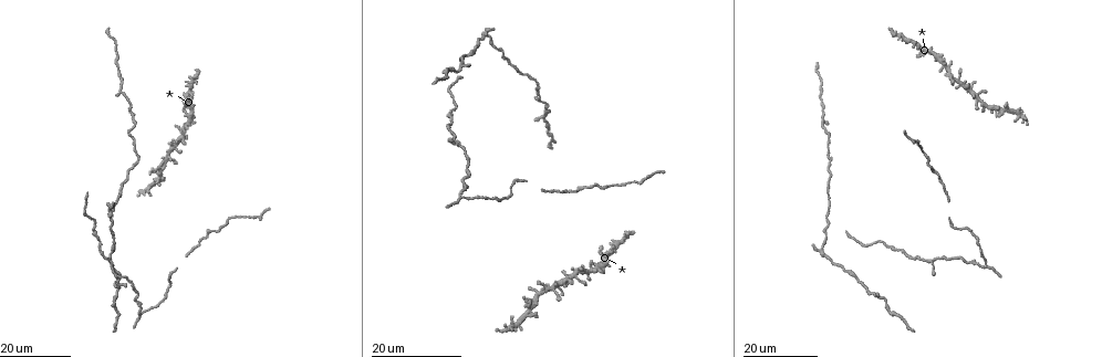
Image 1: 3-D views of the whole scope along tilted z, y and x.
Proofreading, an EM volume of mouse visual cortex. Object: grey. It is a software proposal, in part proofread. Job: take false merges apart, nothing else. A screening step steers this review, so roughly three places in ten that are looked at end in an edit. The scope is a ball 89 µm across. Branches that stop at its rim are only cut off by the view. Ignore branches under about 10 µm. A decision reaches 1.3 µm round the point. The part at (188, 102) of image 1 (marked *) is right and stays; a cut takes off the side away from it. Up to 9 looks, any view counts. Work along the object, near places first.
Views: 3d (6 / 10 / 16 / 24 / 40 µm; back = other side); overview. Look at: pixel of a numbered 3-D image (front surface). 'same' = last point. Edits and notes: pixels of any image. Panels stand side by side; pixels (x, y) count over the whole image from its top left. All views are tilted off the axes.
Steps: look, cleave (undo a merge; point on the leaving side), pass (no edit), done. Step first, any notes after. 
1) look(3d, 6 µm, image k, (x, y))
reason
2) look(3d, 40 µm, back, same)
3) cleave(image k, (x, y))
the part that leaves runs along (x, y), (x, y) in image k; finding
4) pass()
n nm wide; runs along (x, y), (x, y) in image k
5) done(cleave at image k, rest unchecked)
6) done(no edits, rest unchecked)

look(3d, 24 µm, image 1, (183, 136))
four-way junction

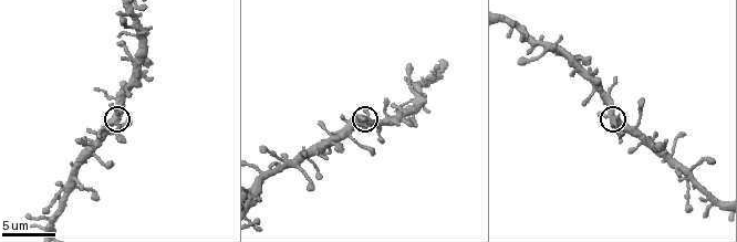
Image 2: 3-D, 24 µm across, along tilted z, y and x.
look(3d, 10 µm, image 2, (114, 123))

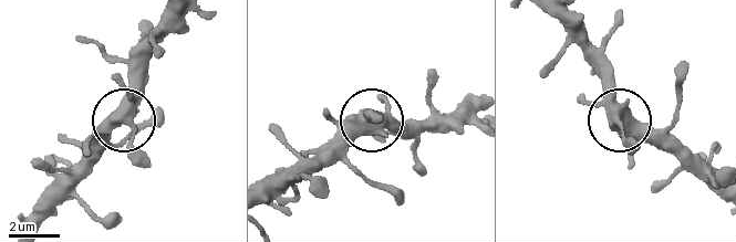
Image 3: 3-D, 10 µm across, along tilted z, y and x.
pass()
runs along (161, 14), (127, 109), (92, 174) in image 3; one cell here

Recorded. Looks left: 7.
look(3d, 16 µm, image 1, (828, 159))
thin neck

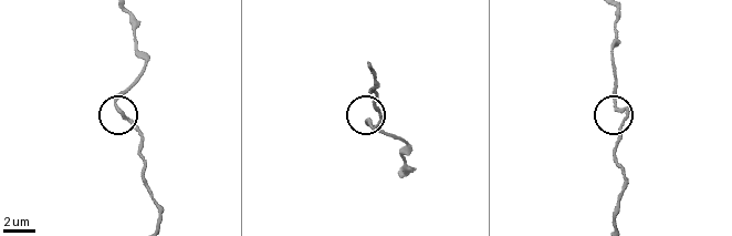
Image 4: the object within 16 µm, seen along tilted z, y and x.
look(3d, 6 µm, image 4, (116, 106))

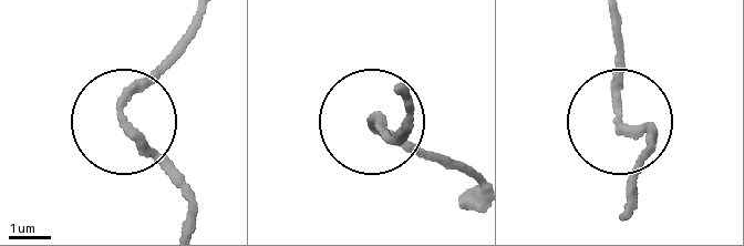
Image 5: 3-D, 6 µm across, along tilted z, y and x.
pass()
180 nm wide; runs along (197, 20), (187, 50), (123, 118), (192, 192) in image 5; one cell here

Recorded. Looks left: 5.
look(3d, 16 µm, image 1, (458, 146))
side arm on a straight run

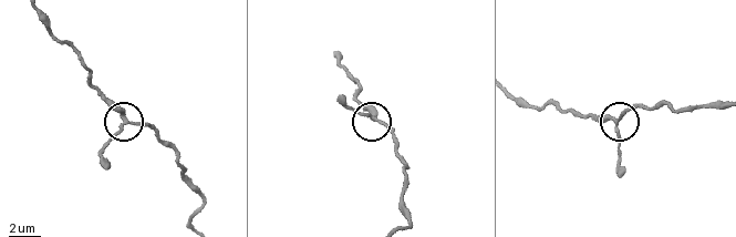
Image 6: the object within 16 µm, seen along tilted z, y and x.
look(3d, 10 µm, image 6, (377, 118))

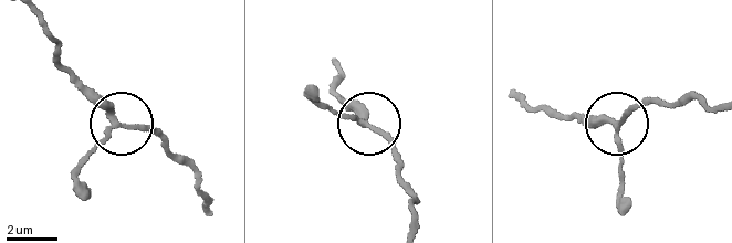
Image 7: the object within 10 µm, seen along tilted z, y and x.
pass()
runs along (409, 229), (412, 196), (391, 143), (359, 112), (337, 102) in image 7; one cell here

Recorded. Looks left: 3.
look(3d, 24 µm, image 1, (139, 312))
side arm on a straight run

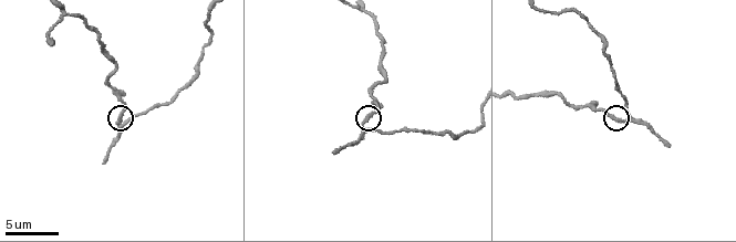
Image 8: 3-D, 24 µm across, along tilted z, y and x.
look(3d, 10 µm, image 8, (363, 124))

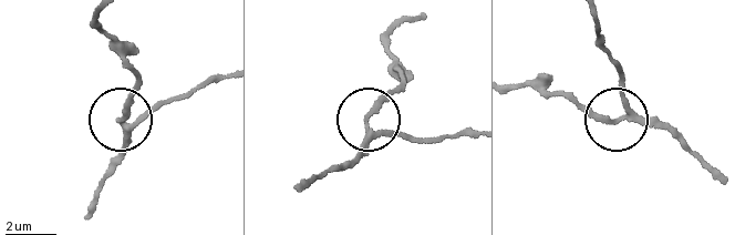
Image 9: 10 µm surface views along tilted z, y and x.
look(3d, 6 µm, image 9, (616, 118))

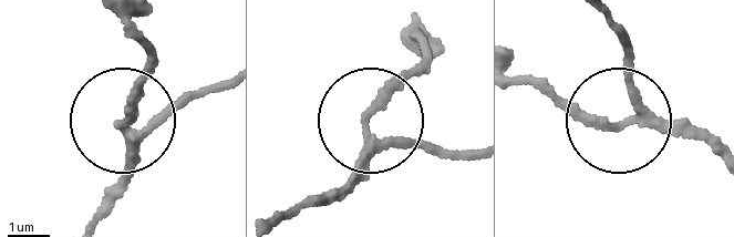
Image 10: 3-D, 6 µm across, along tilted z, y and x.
pass()
runs along (471, 151), (371, 133), (384, 83), (427, 42) in image 10; continuous, no second cell

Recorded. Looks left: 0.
done(no edits, rest unchecked)

